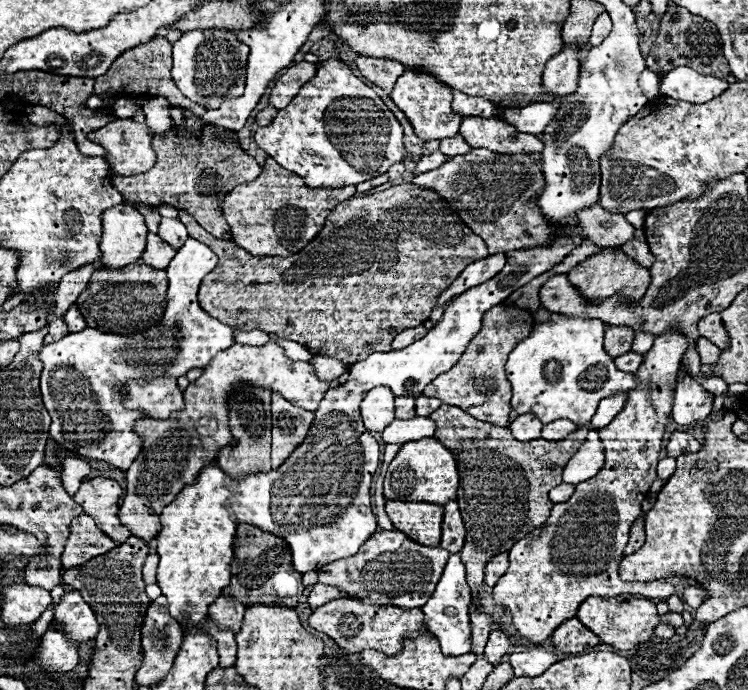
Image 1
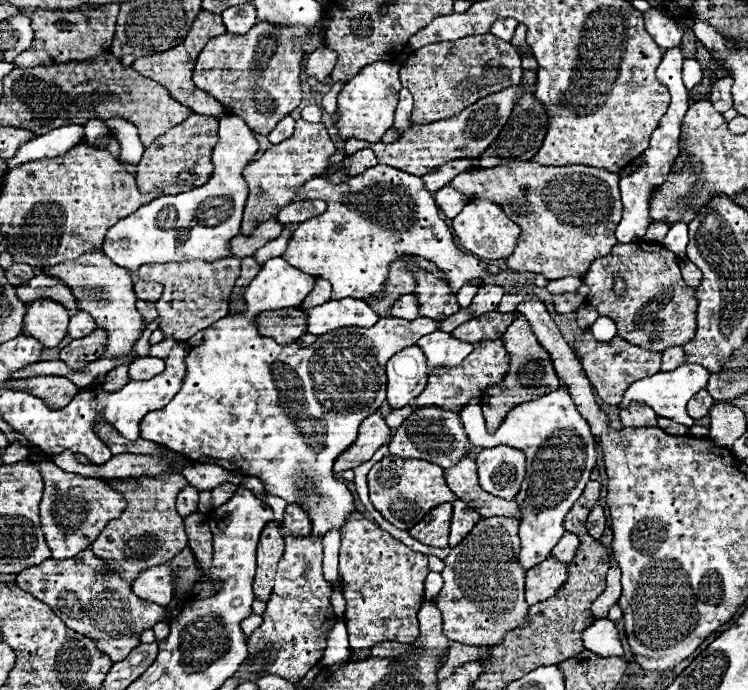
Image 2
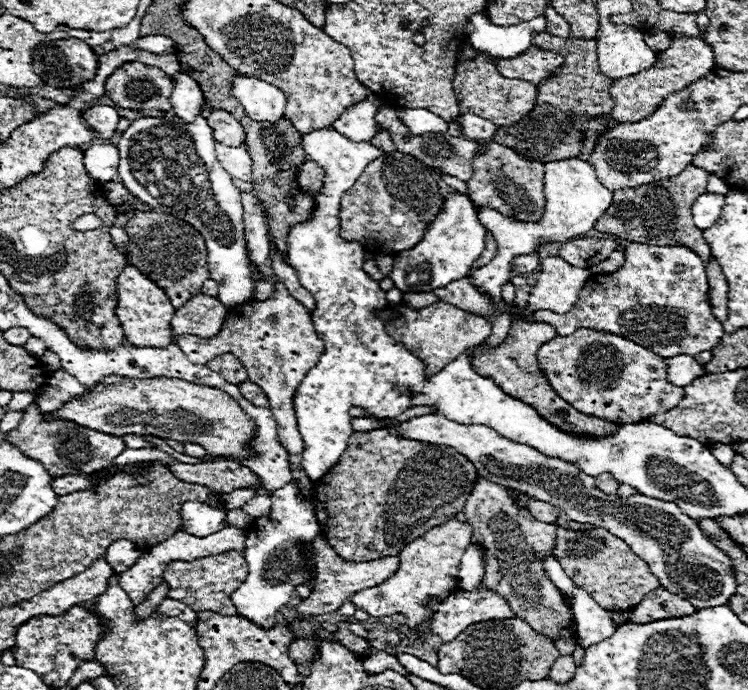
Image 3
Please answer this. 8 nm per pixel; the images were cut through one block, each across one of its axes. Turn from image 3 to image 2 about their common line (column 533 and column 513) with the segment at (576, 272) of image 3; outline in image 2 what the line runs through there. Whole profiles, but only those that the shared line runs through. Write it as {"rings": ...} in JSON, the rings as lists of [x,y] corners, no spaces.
{"rings":[[[506,292],[504,298],[502,298],[502,302],[500,302],[500,306],[498,306],[498,310],[504,312],[504,314],[508,314],[508,312],[516,312],[518,302],[522,302],[524,298],[526,298],[524,292],[518,292],[518,294],[510,294],[510,292]]]}

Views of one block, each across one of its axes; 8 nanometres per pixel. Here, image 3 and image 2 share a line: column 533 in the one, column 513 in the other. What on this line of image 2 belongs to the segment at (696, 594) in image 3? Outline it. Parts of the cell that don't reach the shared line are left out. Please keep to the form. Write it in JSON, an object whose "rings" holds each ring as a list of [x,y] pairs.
{"rings":[[[494,446],[480,450],[480,454],[476,456],[476,466],[482,490],[504,500],[514,500],[526,474],[524,462],[526,458],[522,450],[510,446]]]}

